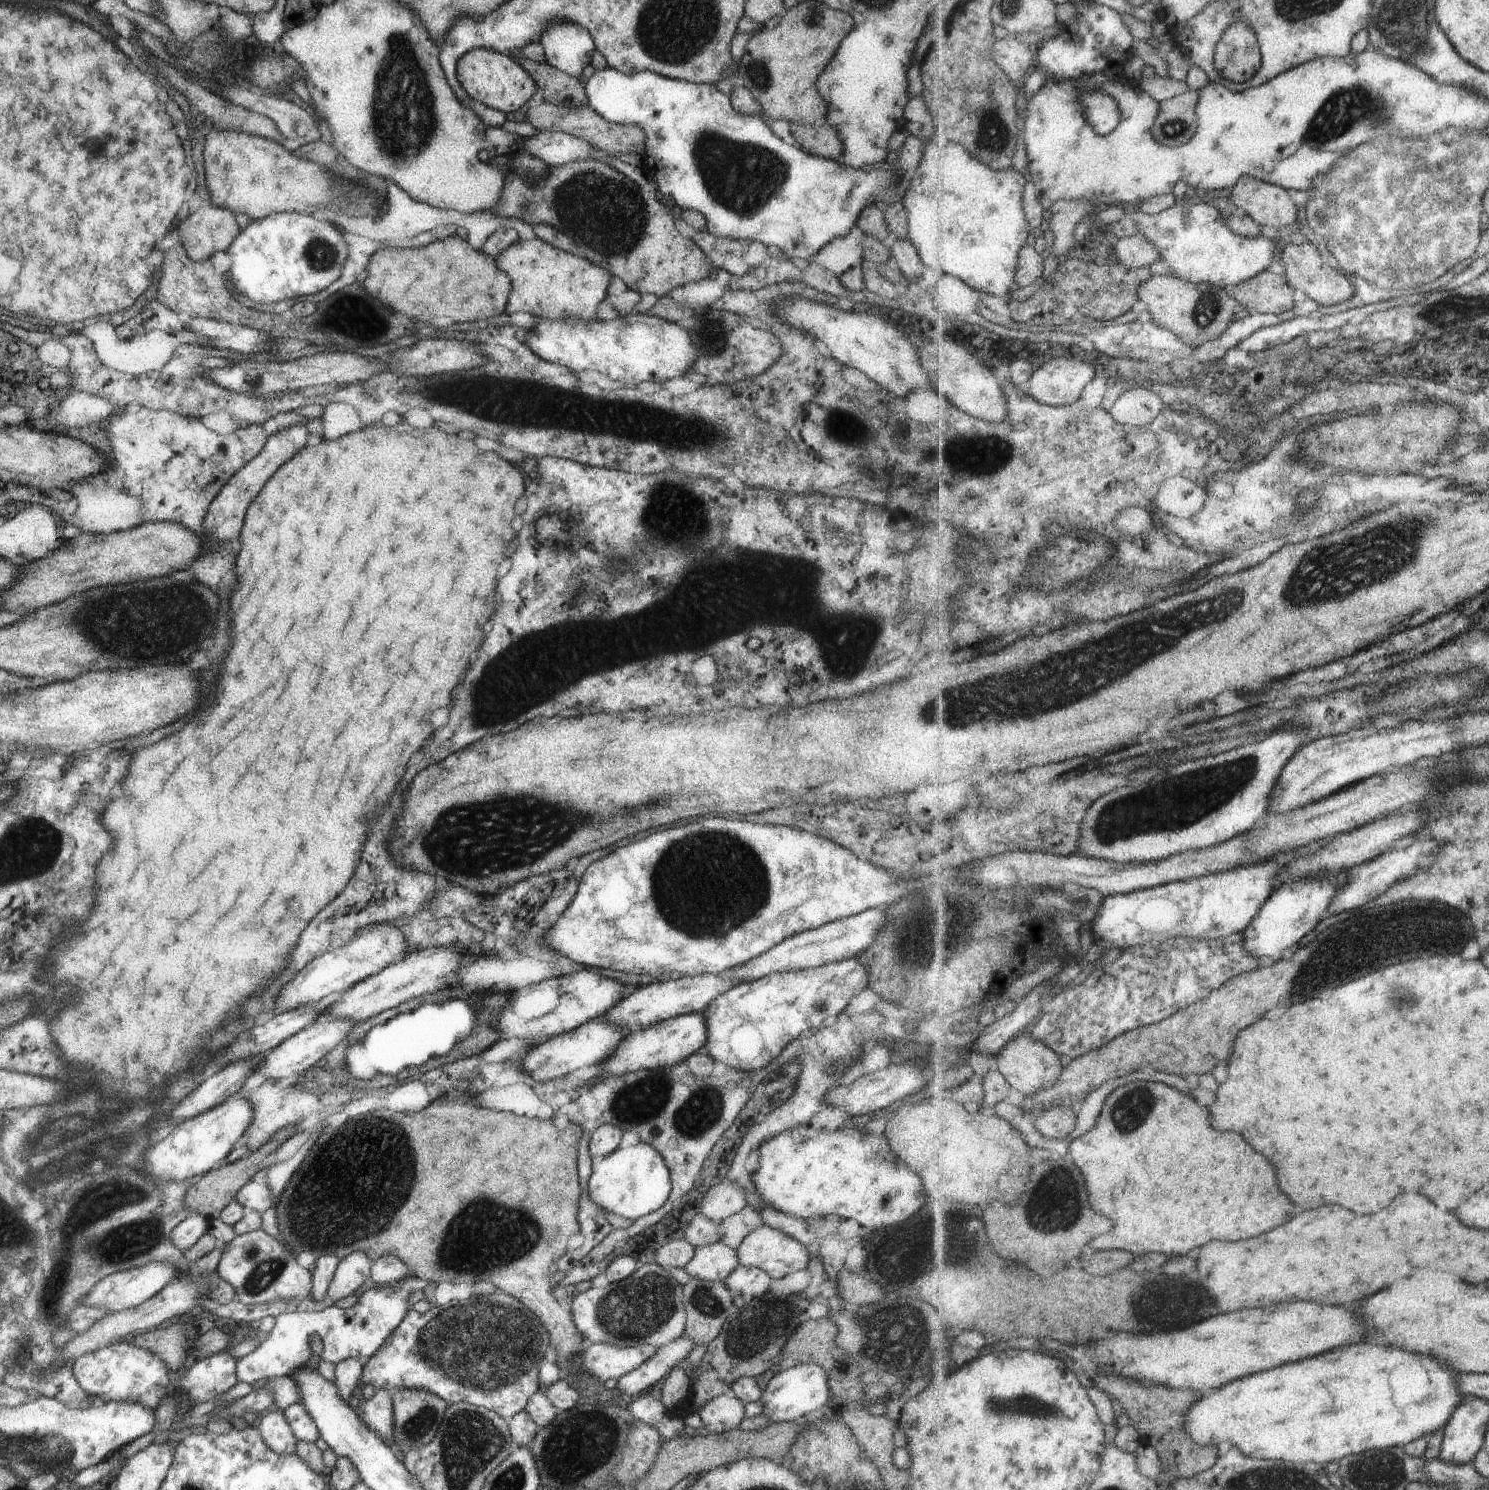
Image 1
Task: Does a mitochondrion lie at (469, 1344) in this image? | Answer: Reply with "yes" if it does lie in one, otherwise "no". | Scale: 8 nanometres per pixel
yes

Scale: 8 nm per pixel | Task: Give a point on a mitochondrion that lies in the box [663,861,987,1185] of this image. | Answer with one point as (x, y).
(701, 1112)

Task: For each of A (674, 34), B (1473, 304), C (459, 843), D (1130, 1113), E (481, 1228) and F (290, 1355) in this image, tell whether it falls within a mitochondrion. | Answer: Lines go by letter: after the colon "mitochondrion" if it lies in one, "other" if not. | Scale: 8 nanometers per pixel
A: mitochondrion
B: mitochondrion
C: mitochondrion
D: mitochondrion
E: mitochondrion
F: other

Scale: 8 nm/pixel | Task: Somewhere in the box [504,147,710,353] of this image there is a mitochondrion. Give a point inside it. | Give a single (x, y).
(573, 193)

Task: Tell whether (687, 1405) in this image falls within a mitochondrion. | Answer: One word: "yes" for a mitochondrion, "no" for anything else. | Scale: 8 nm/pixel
no

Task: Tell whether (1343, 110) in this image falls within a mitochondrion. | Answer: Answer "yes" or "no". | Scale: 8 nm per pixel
yes

